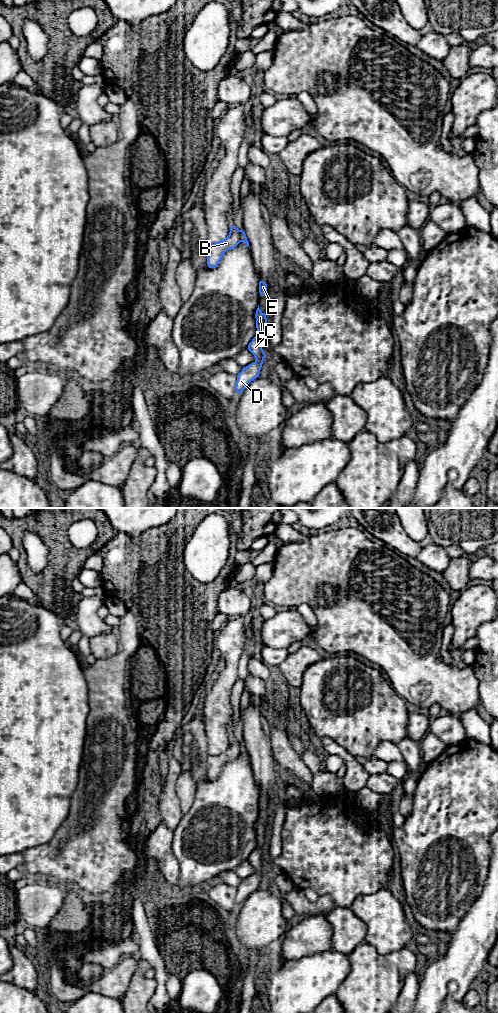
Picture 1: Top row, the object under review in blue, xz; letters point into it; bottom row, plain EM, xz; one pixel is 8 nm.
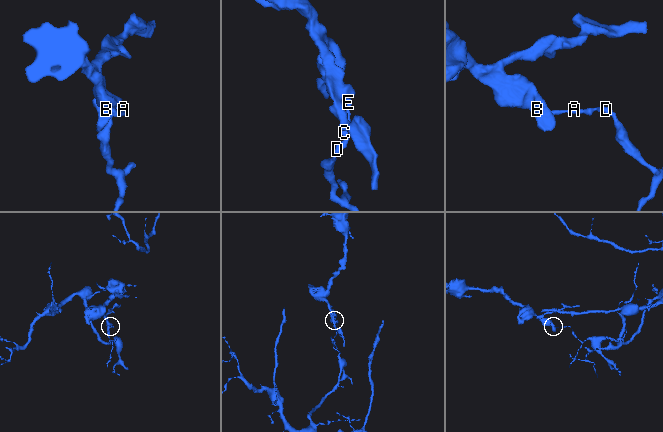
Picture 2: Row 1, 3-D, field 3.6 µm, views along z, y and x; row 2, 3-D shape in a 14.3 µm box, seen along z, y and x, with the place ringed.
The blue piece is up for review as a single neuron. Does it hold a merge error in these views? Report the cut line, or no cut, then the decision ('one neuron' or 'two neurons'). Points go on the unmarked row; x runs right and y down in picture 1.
cut xz (241, 742), (239, 753); two neurons

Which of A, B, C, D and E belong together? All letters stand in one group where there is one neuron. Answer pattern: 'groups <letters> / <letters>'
groups A C D E / B

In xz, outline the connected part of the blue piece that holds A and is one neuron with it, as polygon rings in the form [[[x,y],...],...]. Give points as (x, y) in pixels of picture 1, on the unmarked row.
[[[259,817],[256,822],[255,830],[257,847],[249,855],[248,862],[254,867],[256,872],[244,879],[237,887],[235,898],[237,905],[241,905],[251,893],[259,889],[264,870],[266,869],[266,866],[262,861],[262,848],[267,839],[267,830],[266,826],[259,821]]]

